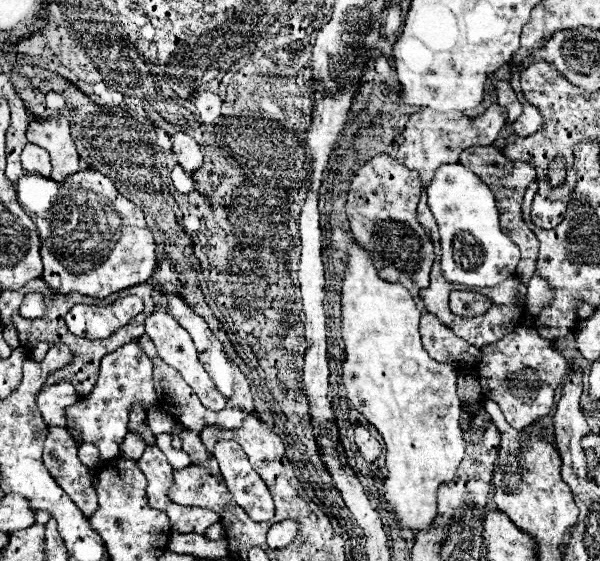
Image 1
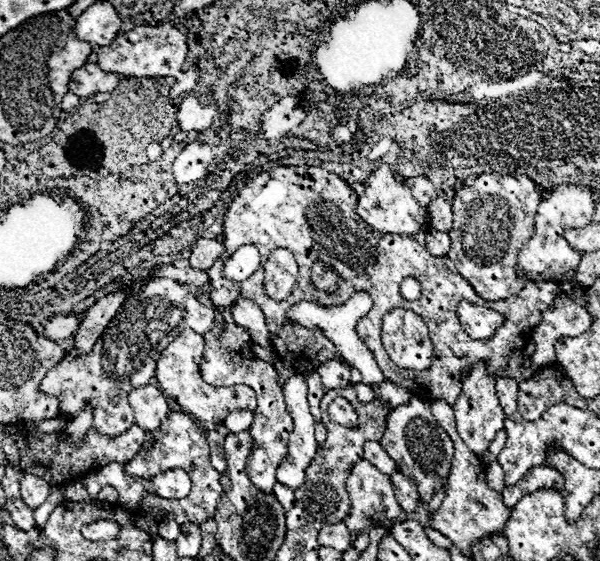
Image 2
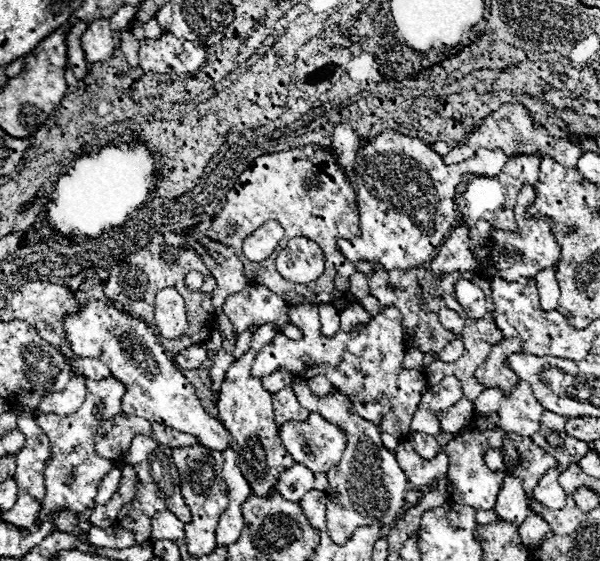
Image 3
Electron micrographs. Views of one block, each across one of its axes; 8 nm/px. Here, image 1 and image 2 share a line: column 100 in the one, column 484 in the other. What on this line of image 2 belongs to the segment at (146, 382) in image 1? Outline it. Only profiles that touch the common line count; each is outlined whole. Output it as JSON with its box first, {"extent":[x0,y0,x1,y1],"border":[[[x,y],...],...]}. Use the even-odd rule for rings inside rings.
{"extent":[452,360,504,456],"border":[[[484,360],[474,364],[474,368],[462,378],[462,394],[458,396],[458,402],[452,406],[452,410],[454,410],[456,430],[460,438],[466,442],[466,446],[478,456],[486,454],[496,432],[504,428],[504,412],[496,396],[496,376],[490,376],[486,372]]]}

